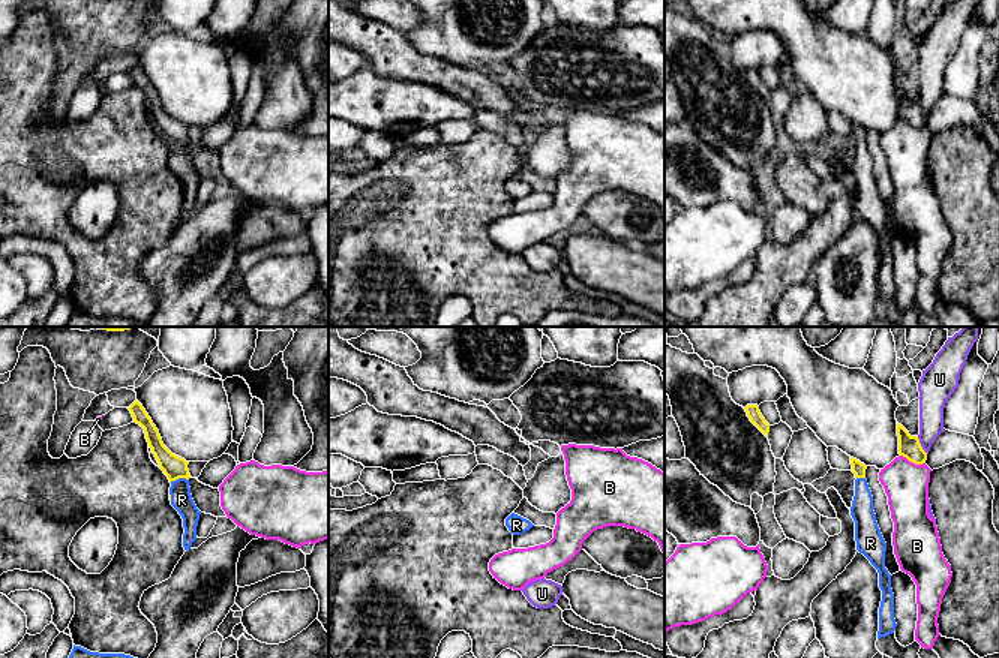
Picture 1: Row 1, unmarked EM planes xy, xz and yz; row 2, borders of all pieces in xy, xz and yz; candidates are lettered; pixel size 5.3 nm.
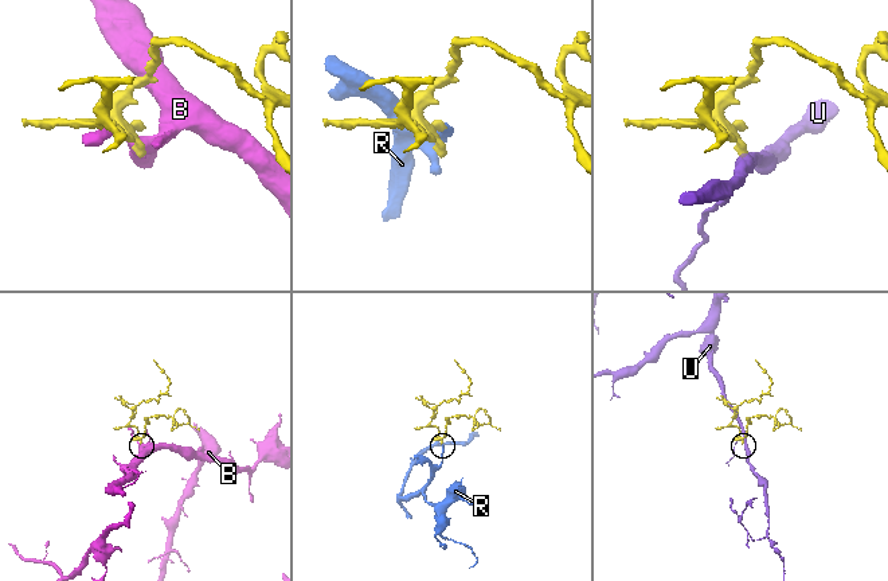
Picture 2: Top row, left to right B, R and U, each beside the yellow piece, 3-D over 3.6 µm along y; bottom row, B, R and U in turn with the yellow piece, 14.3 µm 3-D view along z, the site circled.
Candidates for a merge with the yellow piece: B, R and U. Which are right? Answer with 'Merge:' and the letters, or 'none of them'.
Merge: R

